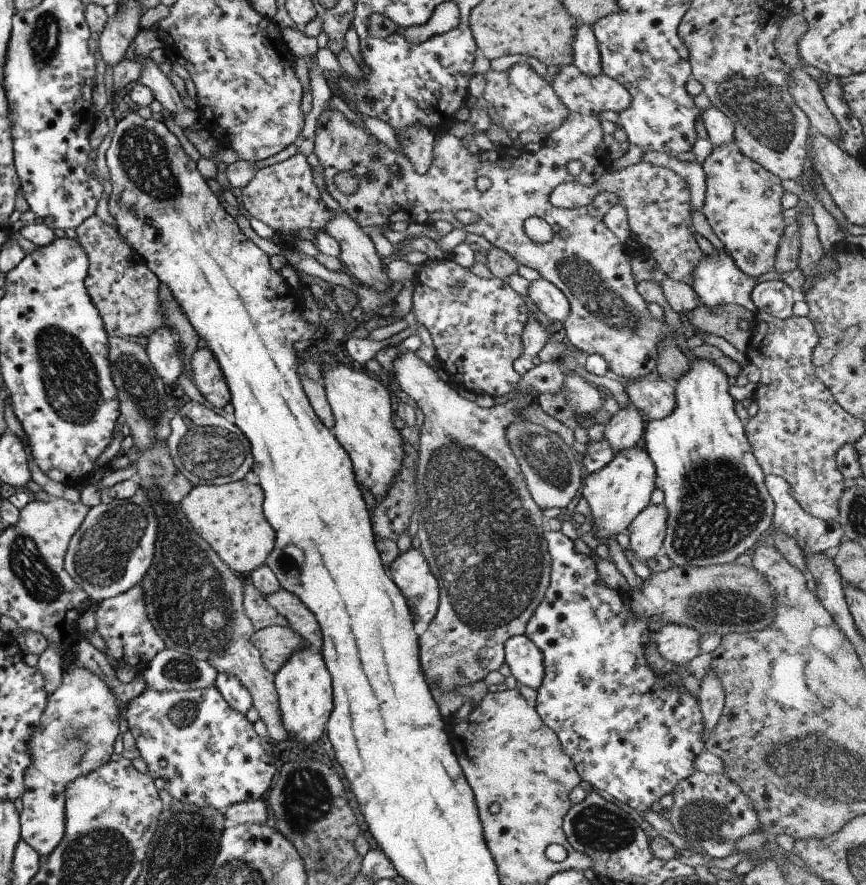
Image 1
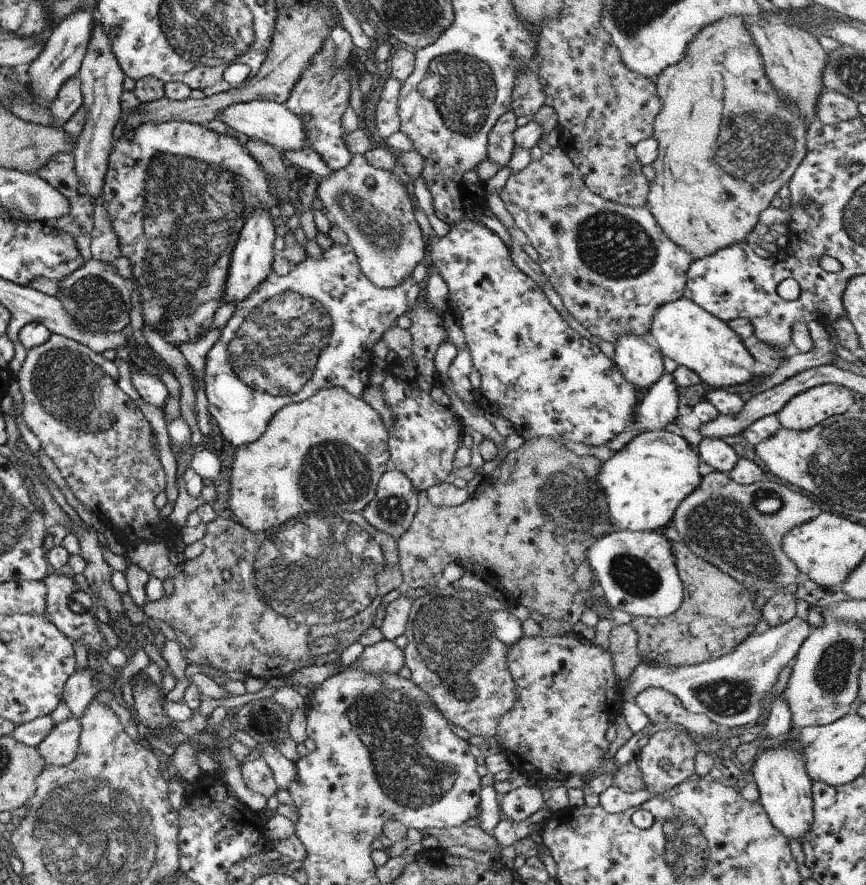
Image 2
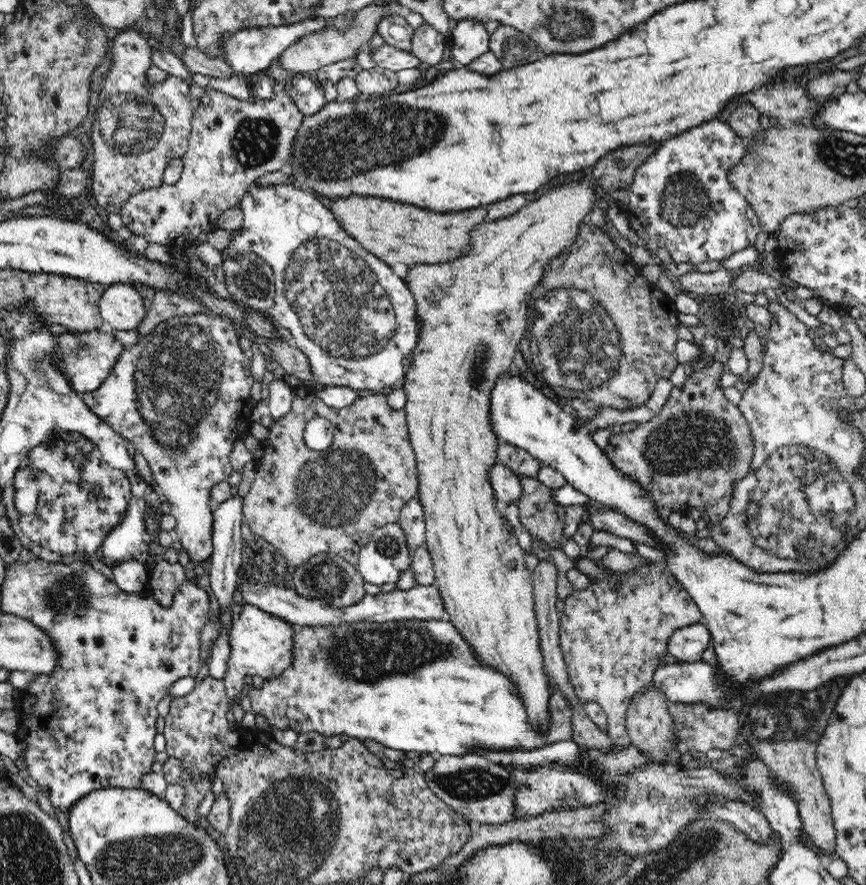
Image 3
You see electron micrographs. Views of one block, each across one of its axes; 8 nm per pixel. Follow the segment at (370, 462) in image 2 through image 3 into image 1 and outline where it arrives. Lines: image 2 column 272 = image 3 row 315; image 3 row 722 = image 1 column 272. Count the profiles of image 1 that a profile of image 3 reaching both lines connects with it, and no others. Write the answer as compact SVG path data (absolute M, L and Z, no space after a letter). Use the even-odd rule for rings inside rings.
M244 479L223 485L198 485L191 487L187 495L180 501L181 510L189 525L199 538L213 550L214 554L240 578L245 579L255 568L265 563L265 558L273 550L275 544L273 530L262 514L262 491L258 485L249 484Z

